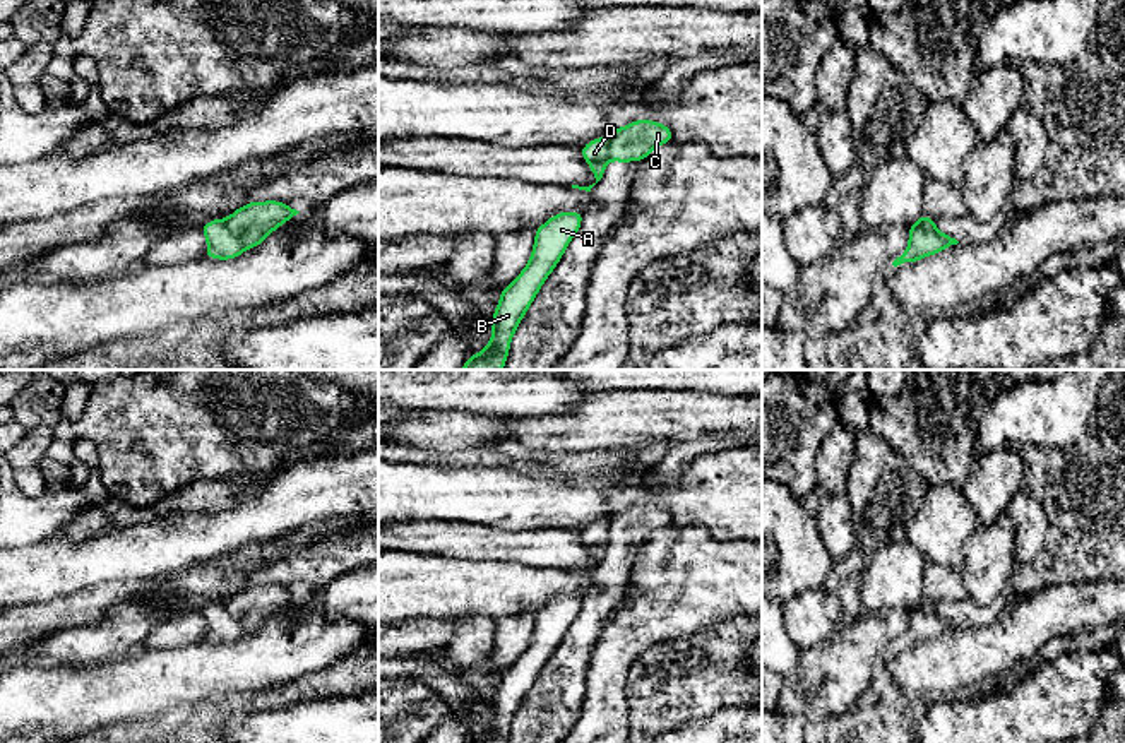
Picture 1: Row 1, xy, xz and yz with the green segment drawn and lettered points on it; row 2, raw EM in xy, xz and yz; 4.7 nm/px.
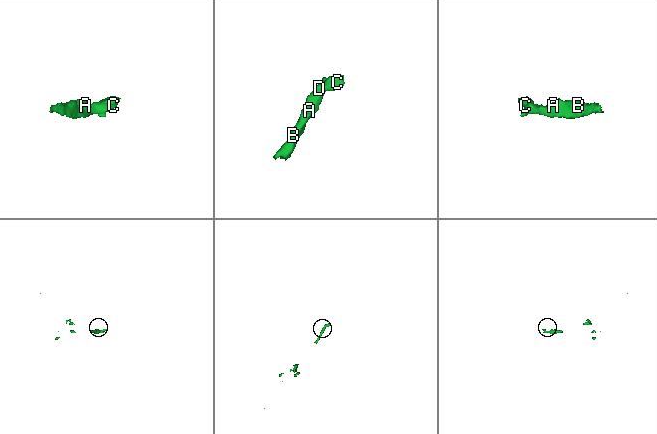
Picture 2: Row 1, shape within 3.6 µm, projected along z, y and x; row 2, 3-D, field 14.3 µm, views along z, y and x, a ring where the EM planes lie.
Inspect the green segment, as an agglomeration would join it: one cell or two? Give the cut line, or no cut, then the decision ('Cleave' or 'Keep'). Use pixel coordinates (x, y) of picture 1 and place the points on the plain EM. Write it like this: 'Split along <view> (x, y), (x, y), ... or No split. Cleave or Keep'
Split along xy (223, 603), (225, 610), (245, 632). Cleave

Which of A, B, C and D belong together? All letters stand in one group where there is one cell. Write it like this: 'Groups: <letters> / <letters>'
Groups: A B D / C

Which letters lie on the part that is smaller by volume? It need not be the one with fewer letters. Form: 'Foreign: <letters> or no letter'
Foreign: C

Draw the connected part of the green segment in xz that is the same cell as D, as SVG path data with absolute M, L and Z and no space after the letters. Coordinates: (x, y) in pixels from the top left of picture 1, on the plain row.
M598 520L580 531L582 541L591 550L596 565L589 570L572 568L572 572L591 575L591 572L603 562L606 546L610 544L610 520Z

